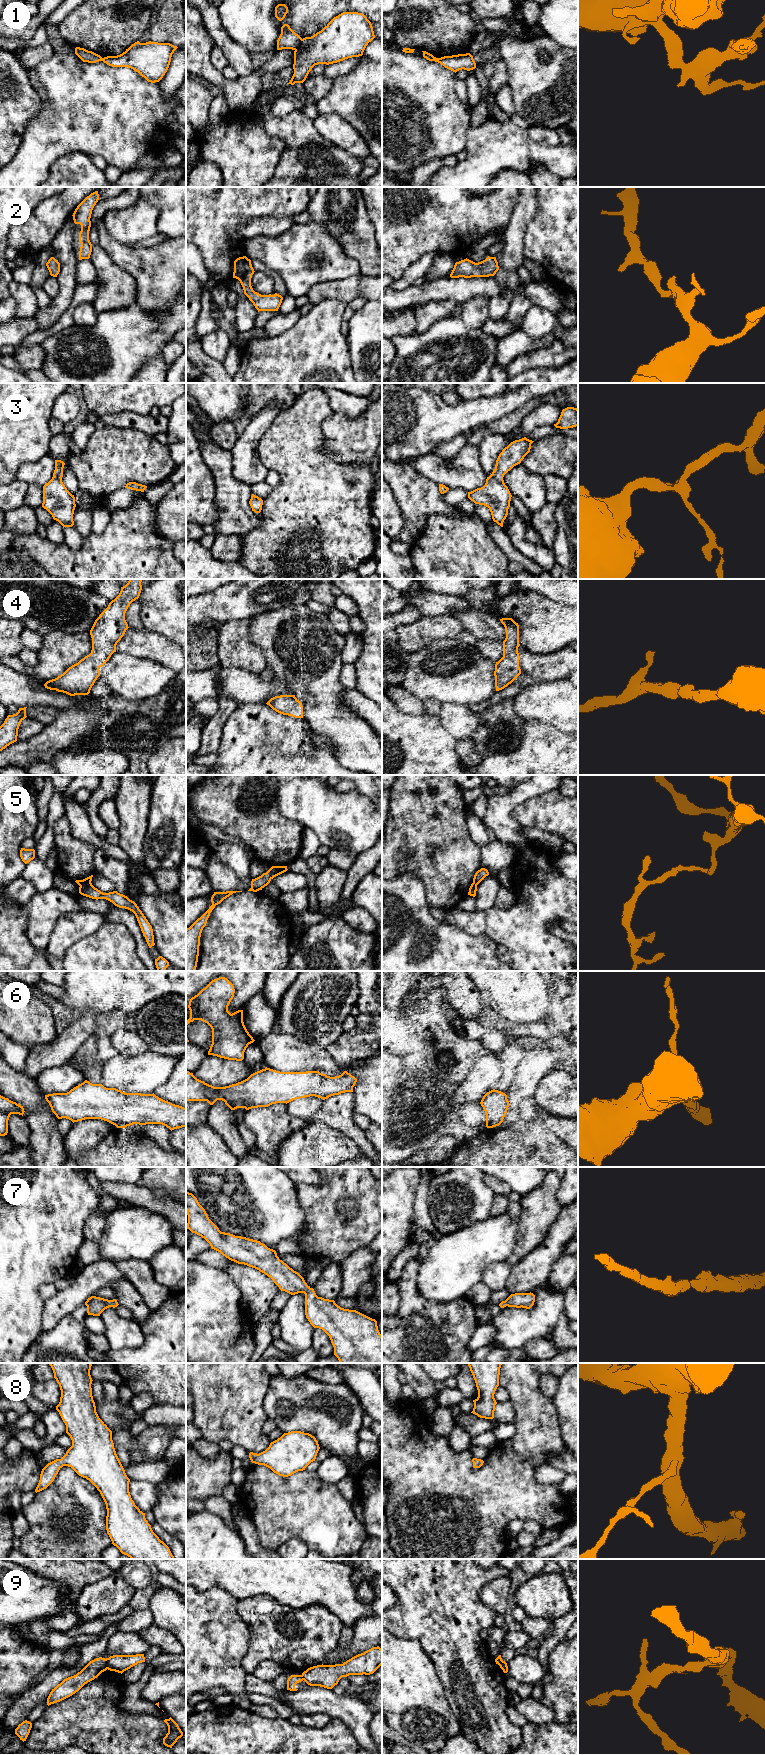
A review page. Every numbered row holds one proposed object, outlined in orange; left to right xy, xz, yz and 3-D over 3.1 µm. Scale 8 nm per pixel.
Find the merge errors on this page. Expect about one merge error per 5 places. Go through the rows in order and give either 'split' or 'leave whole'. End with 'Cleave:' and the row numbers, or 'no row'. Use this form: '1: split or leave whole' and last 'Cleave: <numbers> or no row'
1: split
2: leave whole
3: leave whole
4: leave whole
5: split
6: leave whole
7: leave whole
8: leave whole
9: split
Cleave: 1, 5, 9

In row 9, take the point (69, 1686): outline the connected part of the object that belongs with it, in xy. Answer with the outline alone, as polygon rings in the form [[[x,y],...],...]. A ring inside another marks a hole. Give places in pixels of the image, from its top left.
[[[96,1658],[90,1661],[76,1675],[64,1679],[50,1692],[47,1698],[47,1705],[49,1706],[72,1696],[85,1684],[97,1678],[102,1672],[107,1670],[107,1659]]]

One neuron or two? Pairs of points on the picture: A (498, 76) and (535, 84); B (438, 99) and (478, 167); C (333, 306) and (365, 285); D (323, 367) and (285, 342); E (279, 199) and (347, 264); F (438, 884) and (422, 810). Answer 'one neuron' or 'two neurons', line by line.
A: two neurons
B: two neurons
C: two neurons
D: one neuron
E: two neurons
F: one neuron

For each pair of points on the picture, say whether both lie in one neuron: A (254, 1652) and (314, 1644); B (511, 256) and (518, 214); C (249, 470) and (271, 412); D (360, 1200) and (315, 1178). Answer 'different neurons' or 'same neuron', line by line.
A: same neuron
B: same neuron
C: same neuron
D: different neurons

